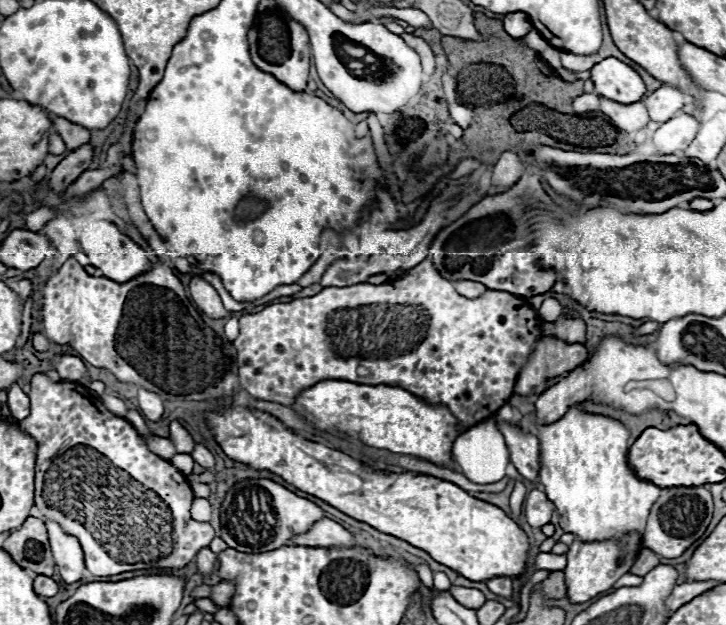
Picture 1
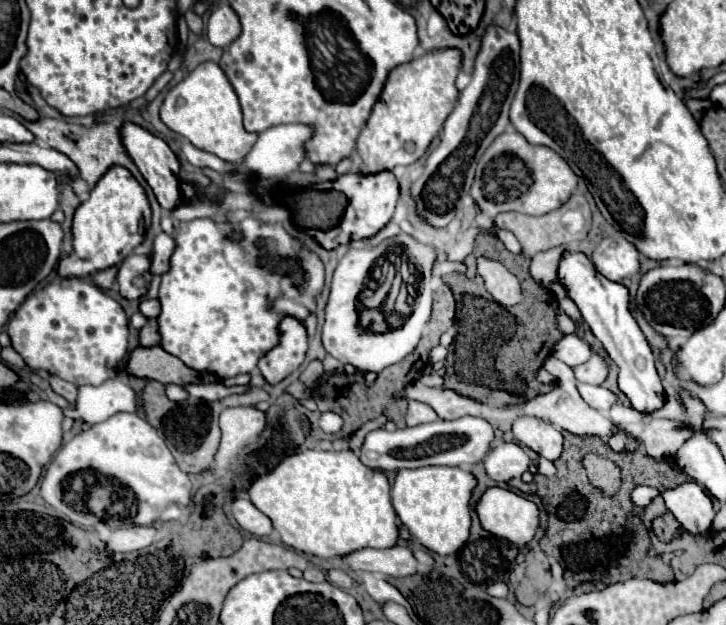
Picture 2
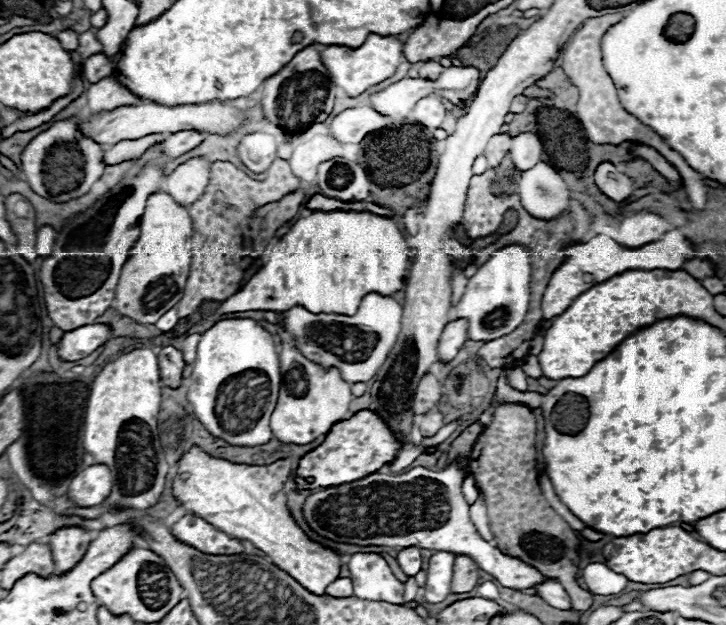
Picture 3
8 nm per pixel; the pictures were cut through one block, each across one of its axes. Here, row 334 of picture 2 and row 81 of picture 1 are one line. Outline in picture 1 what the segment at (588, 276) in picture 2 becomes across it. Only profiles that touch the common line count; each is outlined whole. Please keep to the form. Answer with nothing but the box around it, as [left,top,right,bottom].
[590,56,646,104]

